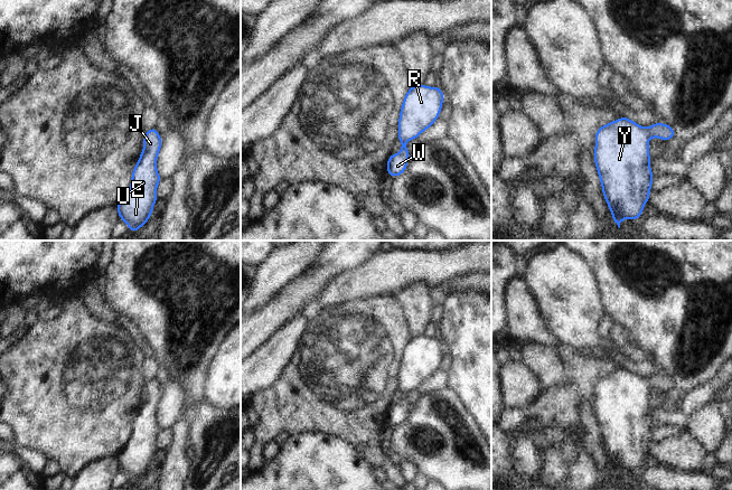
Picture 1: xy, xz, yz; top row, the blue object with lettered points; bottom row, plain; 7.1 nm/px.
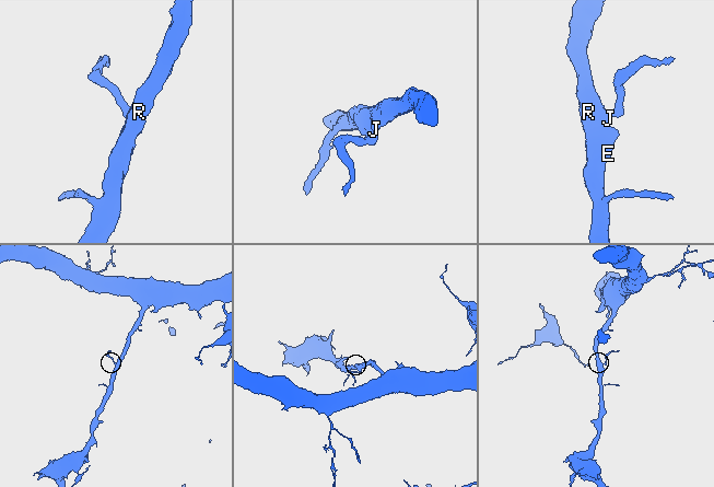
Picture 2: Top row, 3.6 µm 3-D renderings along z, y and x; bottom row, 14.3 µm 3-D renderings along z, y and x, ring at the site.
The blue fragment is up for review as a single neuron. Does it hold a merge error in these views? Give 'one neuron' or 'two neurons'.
one neuron

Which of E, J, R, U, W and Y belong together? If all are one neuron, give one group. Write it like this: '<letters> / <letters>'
E J R U W Y

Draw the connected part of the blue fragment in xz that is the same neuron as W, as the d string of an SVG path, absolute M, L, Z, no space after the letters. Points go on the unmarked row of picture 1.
M411 337L404 348L398 370L397 389L402 393L402 398L397 405L391 405L386 415L391 427L397 427L405 422L410 407L406 393L417 389L439 369L443 349L444 346L438 337Z

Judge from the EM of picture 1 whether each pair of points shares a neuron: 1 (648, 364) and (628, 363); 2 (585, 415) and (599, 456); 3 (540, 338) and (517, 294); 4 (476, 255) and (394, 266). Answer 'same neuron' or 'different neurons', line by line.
1: same neuron
2: same neuron
3: same neuron
4: same neuron

